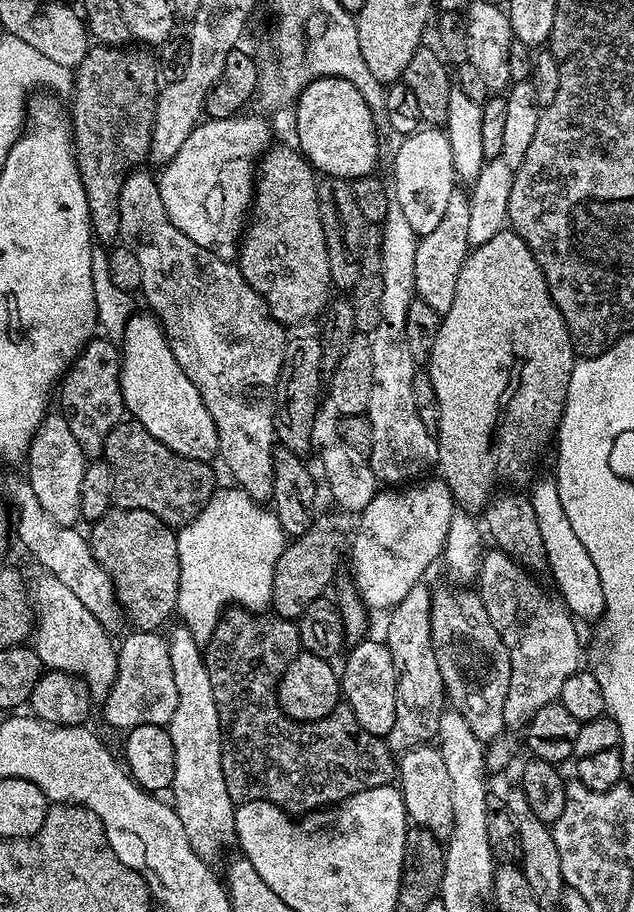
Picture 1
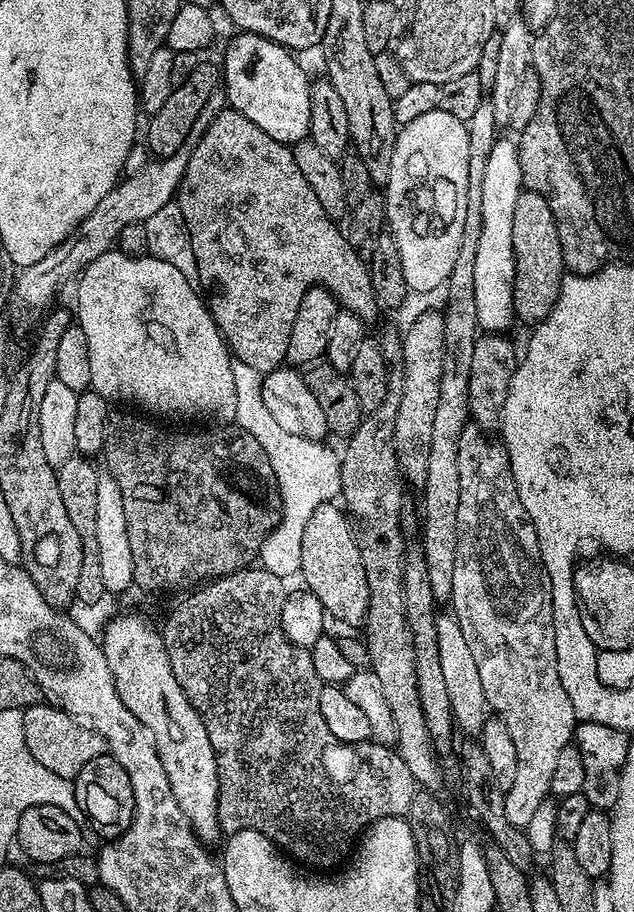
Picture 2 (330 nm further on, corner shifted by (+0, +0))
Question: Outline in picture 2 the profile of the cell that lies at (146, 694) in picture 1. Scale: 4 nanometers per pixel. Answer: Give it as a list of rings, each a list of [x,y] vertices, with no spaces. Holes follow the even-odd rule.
[[[48,702],[32,704],[23,709],[26,746],[42,766],[54,770],[62,778],[72,780],[90,762],[90,758],[105,755],[106,743],[102,736],[91,726],[85,726],[74,716]]]

